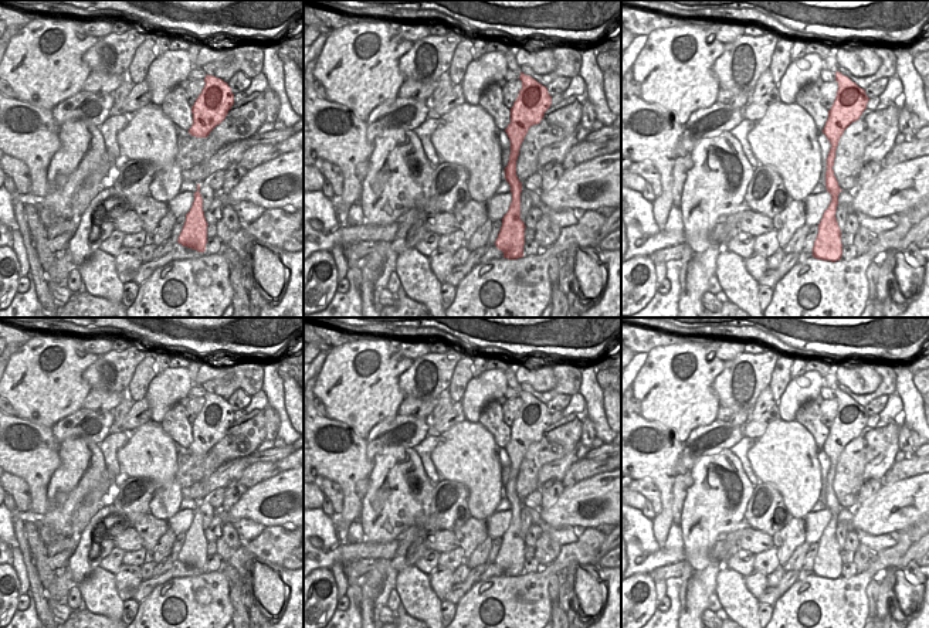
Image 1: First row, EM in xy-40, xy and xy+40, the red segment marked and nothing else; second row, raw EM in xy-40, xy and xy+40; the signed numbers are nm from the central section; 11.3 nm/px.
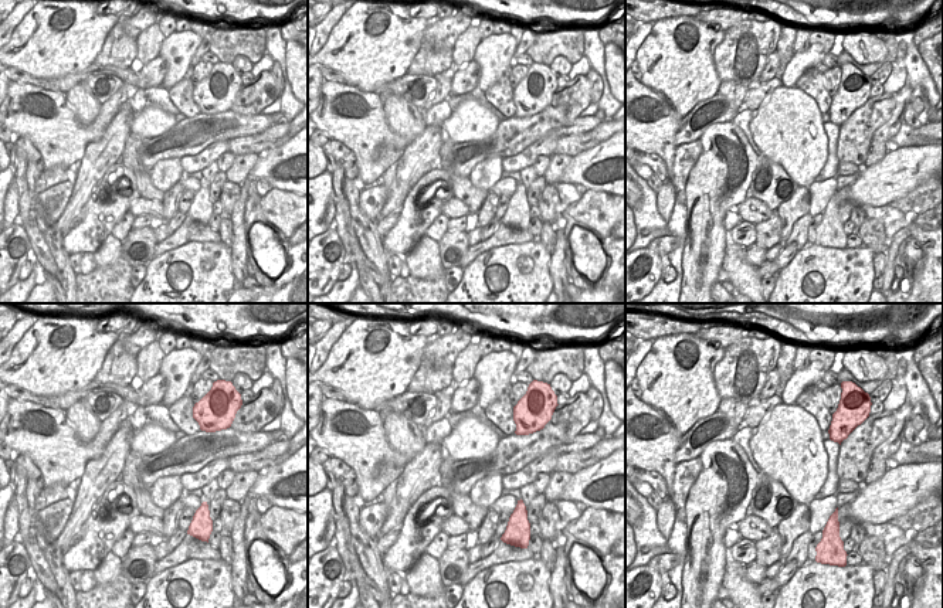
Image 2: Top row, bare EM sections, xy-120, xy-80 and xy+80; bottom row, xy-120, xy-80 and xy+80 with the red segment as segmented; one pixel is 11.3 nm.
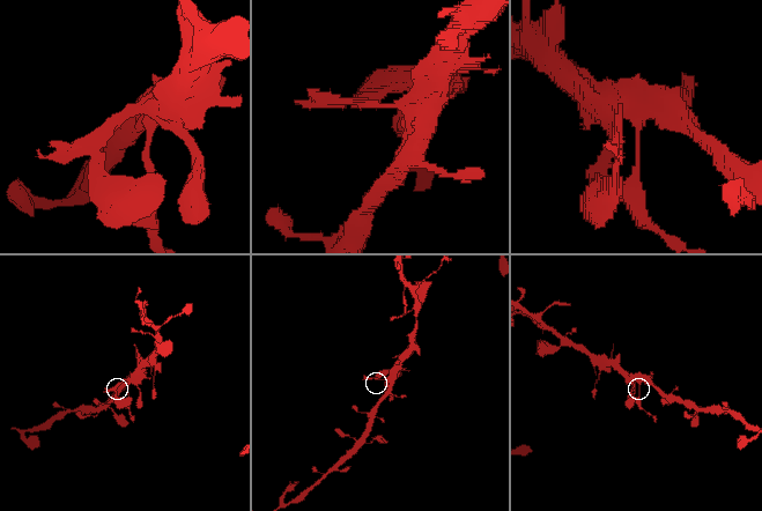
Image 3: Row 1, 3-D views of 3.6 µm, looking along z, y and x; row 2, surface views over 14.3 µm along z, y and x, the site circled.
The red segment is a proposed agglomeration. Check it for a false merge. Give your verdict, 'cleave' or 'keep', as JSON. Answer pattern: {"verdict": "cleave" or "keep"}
{"verdict": "keep"}

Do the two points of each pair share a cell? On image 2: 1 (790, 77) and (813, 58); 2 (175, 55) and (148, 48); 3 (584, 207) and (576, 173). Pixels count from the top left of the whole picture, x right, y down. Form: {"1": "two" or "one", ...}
{"1": "one", "2": "two", "3": "two"}

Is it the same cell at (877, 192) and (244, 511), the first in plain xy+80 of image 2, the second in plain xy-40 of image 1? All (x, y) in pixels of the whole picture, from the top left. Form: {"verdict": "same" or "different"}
{"verdict": "same"}

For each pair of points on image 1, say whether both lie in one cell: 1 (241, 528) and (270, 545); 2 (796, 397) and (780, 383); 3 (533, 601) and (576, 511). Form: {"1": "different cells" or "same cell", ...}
{"1": "different cells", "2": "different cells", "3": "different cells"}

